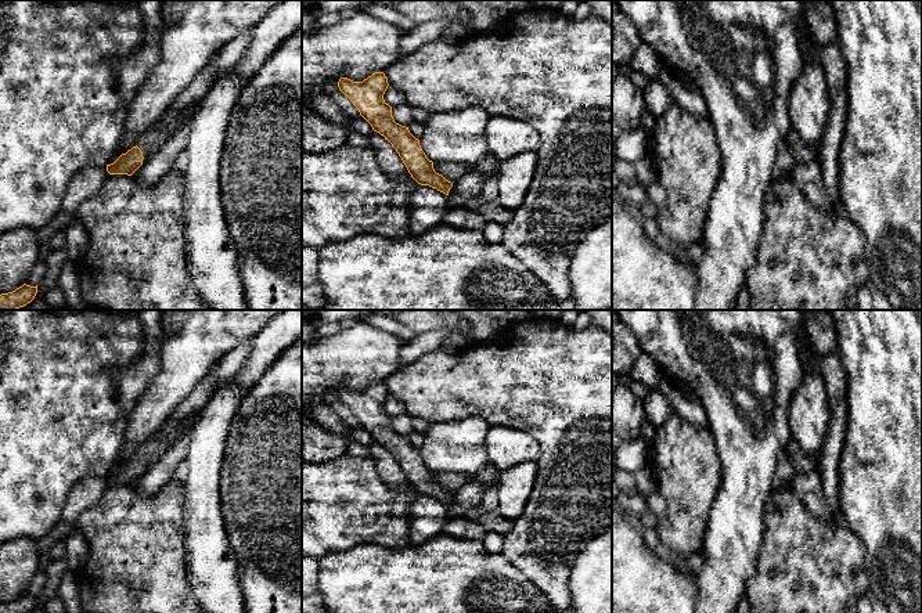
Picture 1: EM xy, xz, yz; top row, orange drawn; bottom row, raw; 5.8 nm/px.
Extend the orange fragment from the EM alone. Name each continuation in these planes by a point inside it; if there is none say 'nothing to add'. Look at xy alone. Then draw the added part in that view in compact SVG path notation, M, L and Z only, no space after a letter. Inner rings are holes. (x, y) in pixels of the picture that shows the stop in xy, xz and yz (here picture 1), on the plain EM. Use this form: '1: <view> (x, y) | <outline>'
1: xy (151, 450) | M199 411L190 414L183 422L170 430L166 434L156 434L150 440L144 441L144 444L138 448L137 457L143 462L143 472L145 472L151 465L154 465L161 455L163 454L165 448L172 446L176 437L181 433L184 425L192 425L197 419Z

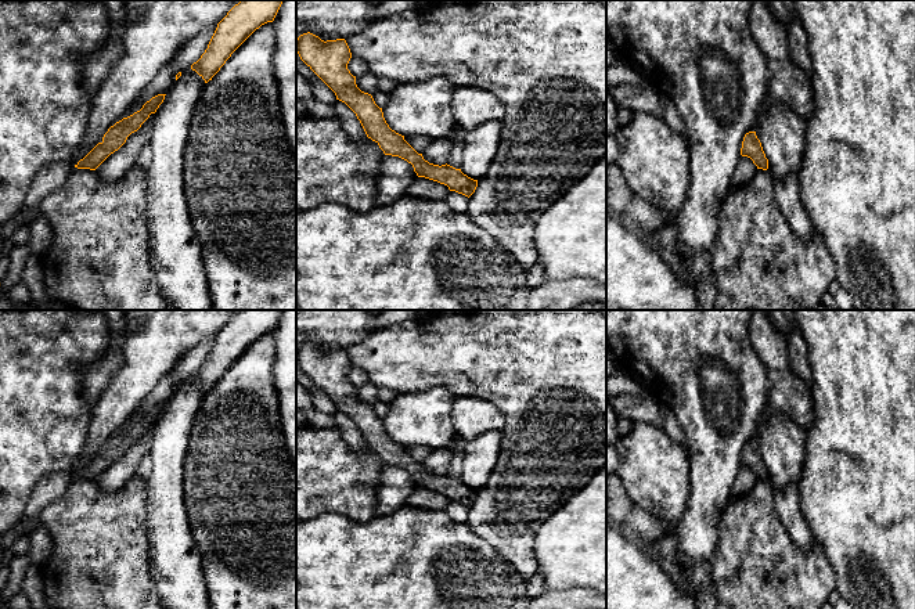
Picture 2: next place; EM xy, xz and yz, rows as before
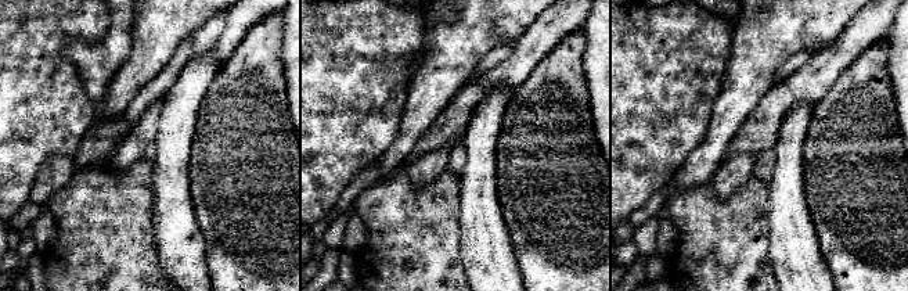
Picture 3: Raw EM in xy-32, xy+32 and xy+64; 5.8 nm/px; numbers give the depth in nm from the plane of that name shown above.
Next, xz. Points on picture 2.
nothing to add

